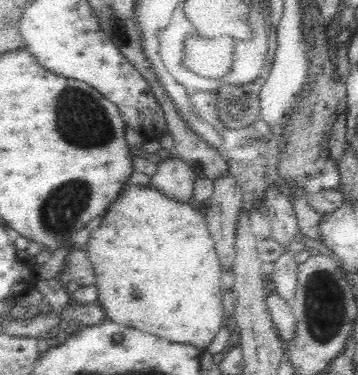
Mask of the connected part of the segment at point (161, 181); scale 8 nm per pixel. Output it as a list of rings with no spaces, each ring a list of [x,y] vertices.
[[[174,150],[170,151],[170,153],[172,154],[172,157],[157,163],[157,170],[154,176],[150,178],[150,185],[155,189],[158,189],[169,199],[180,201],[180,203],[194,203],[194,193],[192,193],[192,190],[194,188],[194,181],[197,178],[197,174],[176,155]]]

